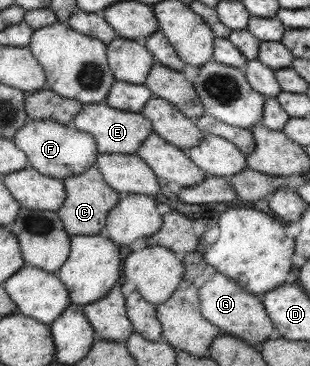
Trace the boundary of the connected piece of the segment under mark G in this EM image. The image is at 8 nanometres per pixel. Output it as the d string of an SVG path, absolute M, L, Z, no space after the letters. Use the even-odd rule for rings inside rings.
M215 272L199 290L199 306L201 306L201 316L213 326L221 330L222 334L239 336L241 340L249 344L261 344L261 340L267 340L269 334L275 330L271 320L267 318L263 304L253 294L241 290L233 280L225 278L223 274Z

